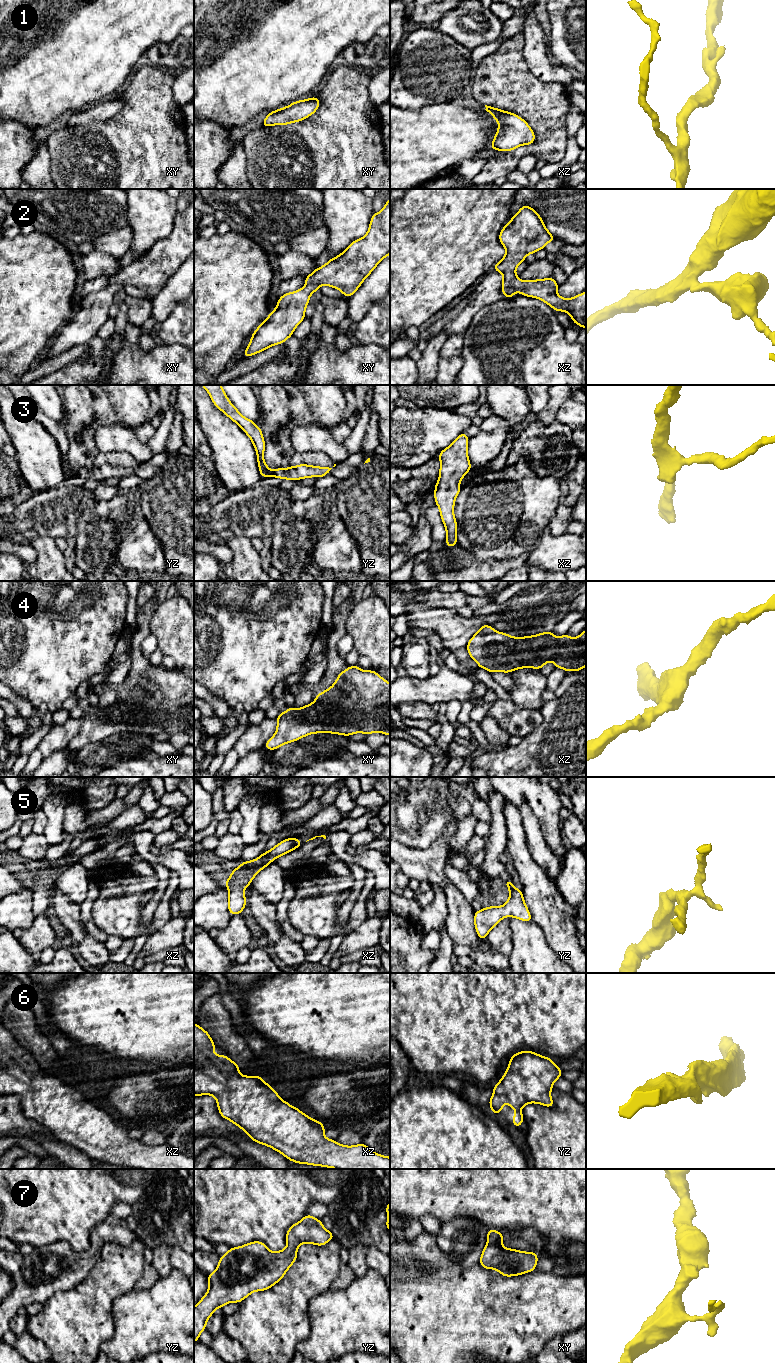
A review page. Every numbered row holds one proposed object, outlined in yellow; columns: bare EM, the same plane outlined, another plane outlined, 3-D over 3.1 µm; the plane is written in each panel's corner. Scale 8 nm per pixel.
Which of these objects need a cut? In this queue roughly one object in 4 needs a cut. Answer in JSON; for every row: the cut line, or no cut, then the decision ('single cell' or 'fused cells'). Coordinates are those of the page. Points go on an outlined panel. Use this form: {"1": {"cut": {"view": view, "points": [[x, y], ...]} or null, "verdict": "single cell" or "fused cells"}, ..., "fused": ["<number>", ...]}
{"1": {"cut": null, "verdict": "single cell"}, "2": {"cut": null, "verdict": "single cell"}, "3": {"cut": null, "verdict": "single cell"}, "4": {"cut": null, "verdict": "single cell"}, "5": {"cut": null, "verdict": "single cell"}, "6": {"cut": null, "verdict": "single cell"}, "7": {"cut": null, "verdict": "single cell"}, "fused": []}

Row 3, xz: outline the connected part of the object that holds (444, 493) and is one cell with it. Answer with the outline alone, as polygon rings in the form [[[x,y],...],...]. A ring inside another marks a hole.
[[[463,432],[438,455],[441,466],[439,480],[435,485],[434,498],[446,528],[445,543],[449,548],[457,544],[457,522],[454,516],[455,498],[461,491],[461,479],[472,468],[467,454],[468,440],[469,437]]]

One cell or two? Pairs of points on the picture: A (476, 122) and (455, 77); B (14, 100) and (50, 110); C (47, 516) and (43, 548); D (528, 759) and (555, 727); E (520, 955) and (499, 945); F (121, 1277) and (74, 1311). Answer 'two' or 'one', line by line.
A: two
B: one
C: two
D: one
E: two
F: one

